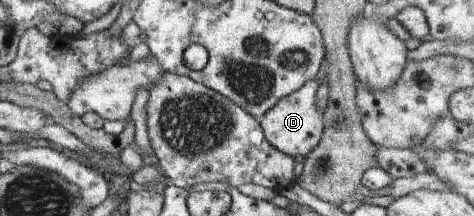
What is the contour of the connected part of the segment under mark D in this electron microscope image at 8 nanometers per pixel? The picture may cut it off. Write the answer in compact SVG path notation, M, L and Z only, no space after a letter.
M316 79L307 81L298 91L283 97L276 105L264 112L258 123L262 126L264 137L277 150L292 157L305 157L321 140L323 134L323 114L316 109Z

